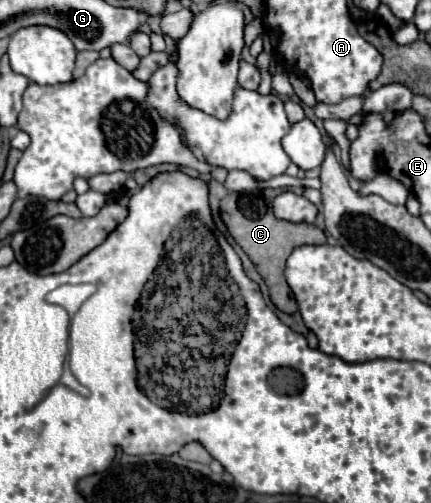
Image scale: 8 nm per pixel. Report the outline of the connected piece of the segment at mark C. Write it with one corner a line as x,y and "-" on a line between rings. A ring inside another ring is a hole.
238,192
238,194
226,194
220,200
220,216
236,240
236,244
248,254
252,264
256,264
258,274
264,278
268,290
270,290
270,300
280,308
282,312
296,312
296,300
292,296
292,290
284,278
284,264
290,252
298,246
304,244
324,244
326,236
320,228
314,224
292,224
292,222
282,222
274,218
272,208
266,200
262,200
262,194
258,192
-
262,210
266,210
262,214

